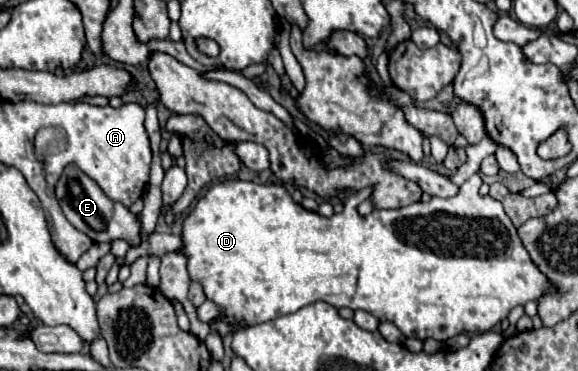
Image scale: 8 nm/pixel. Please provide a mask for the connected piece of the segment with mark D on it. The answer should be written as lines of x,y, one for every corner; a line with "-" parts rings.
476,172
472,178
468,178
460,186
460,194
456,194
452,198
434,196
430,202
414,202
410,206
394,208
394,210
374,210
368,216
358,214
356,196
352,196
352,198
344,200
344,212
334,214
332,218
324,218
318,212
310,212
302,204
294,202
284,184
256,184
256,182
244,182
244,180
232,180
230,178
230,180
224,180
224,182
210,186
210,190
196,202
194,210
184,218
184,222
182,222
182,248
178,252
182,256
186,256
190,280
198,282
202,286
206,298
212,300
222,310
222,316
210,322
210,328
214,332
218,332
222,338
236,332
236,328
238,328
236,324
226,322
224,316
234,318
236,322
244,322
248,326
254,326
254,324
268,322
268,320
276,318
278,312
280,314
292,314
292,312
304,308
308,304
318,302
318,300
324,300
336,308
348,306
352,310
366,310
372,316
376,316
380,322
396,324
398,330
406,338
448,340
448,338
462,334
462,332
482,334
482,332
488,332
490,328
494,328
496,324
500,324
500,320
504,320
516,304
524,306
528,300
536,300
536,298
540,298
540,294
552,292
552,284
548,282
548,278
544,278
544,274
540,274
540,270
536,270
536,264
528,258
528,252
524,250
524,244
520,242
514,224
506,216
502,202
498,202
490,196
480,196
478,194
480,186
482,186
482,176
480,176
480,172

